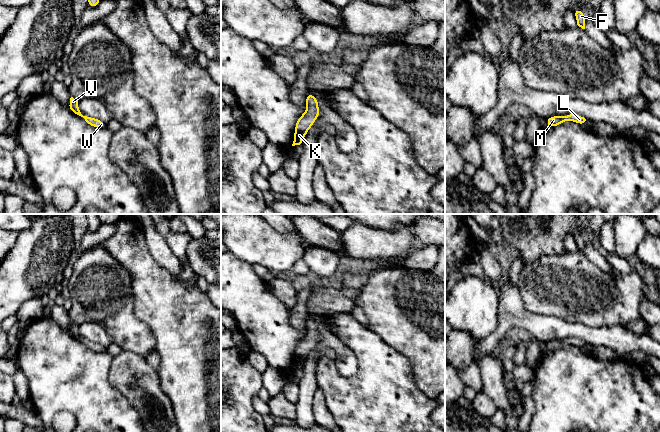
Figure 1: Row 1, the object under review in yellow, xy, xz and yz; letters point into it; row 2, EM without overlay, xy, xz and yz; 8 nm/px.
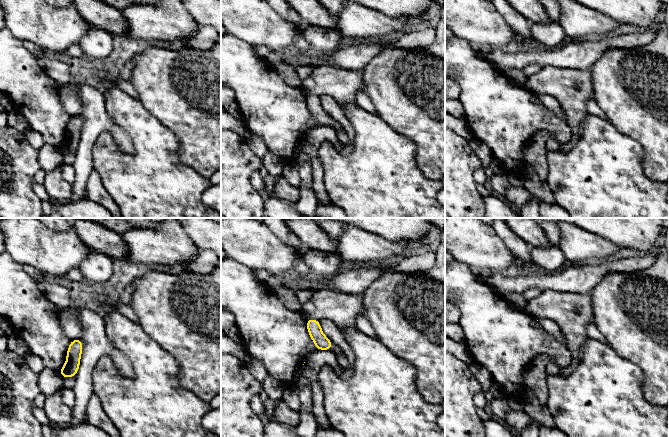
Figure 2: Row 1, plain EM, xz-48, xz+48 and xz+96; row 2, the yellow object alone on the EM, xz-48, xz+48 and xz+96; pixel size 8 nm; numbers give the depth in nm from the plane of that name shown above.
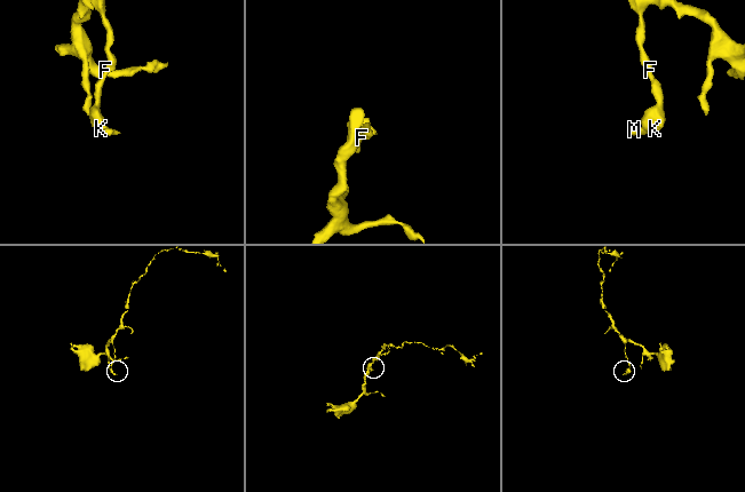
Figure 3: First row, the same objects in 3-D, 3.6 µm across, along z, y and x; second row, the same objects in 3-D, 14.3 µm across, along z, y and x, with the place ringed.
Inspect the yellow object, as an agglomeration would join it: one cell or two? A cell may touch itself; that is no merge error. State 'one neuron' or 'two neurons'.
one neuron

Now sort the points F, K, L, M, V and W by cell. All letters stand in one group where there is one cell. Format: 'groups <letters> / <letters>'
groups F K L M V W

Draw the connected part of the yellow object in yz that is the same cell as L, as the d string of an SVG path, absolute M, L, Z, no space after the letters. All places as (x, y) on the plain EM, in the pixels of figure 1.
M571 337L566 340L552 340L552 341L547 342L546 350L547 351L556 351L567 344L576 346L576 347L580 347L580 348L582 348L586 345L586 343L584 341L582 341L581 339Z

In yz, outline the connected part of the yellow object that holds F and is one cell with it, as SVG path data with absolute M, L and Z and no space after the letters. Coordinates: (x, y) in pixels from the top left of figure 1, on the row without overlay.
M575 232L573 234L575 238L575 242L577 244L577 249L581 251L582 253L585 253L585 240L583 238L583 235L580 233Z

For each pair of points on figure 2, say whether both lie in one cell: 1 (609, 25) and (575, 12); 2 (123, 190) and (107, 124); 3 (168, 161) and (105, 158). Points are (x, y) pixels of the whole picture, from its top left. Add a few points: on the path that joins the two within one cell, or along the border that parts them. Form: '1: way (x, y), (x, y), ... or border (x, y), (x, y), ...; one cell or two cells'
1: way (601, 24), (585, 22), (583, 20); one cell
2: border (92, 145), (103, 131), (109, 130), (120, 150); two cells
3: way (152, 161), (121, 161); one cell

